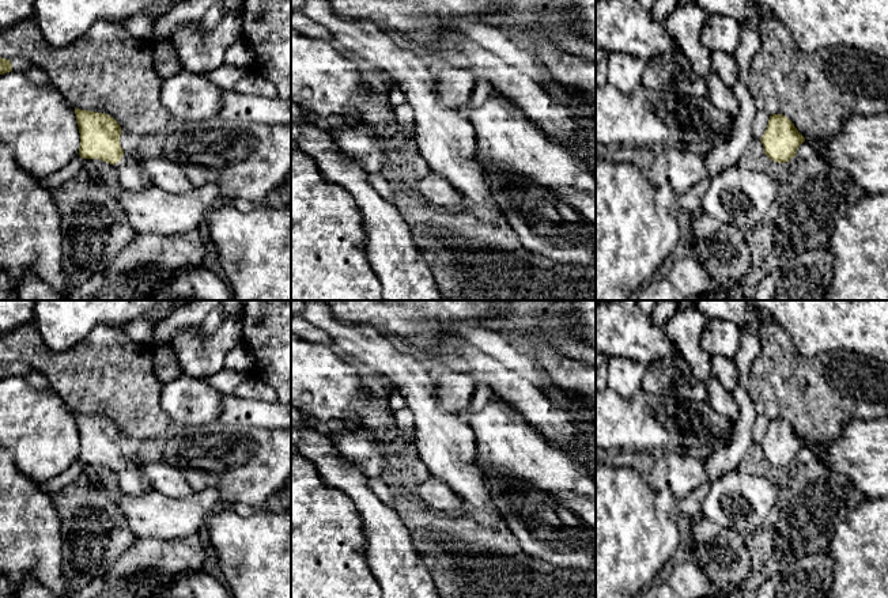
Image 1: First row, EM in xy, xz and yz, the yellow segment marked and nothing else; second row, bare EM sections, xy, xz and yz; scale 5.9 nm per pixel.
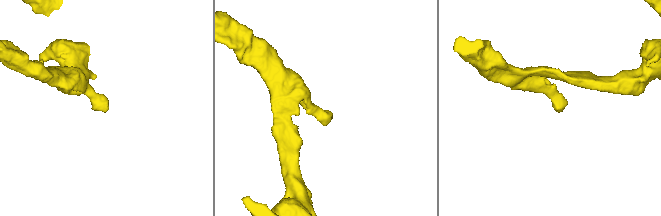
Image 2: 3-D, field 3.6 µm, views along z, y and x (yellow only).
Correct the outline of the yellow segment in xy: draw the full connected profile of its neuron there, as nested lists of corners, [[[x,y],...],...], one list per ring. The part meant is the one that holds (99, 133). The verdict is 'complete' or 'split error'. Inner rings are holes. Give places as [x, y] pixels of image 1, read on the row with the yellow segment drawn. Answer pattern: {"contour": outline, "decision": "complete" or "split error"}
{"contour": [[[75,107],[80,133],[79,155],[83,159],[101,159],[114,164],[121,188],[140,192],[155,186],[151,177],[141,167],[137,158],[121,148],[121,126],[105,113],[80,110]]], "decision": "split error"}

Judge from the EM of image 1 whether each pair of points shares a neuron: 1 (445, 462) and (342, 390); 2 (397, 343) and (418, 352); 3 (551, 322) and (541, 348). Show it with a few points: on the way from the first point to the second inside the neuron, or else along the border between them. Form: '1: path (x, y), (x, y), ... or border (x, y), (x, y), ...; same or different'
1: border (414, 432), (419, 454); different
2: path (403, 345), (412, 349); same
3: border (548, 337), (560, 352), (573, 358); different

